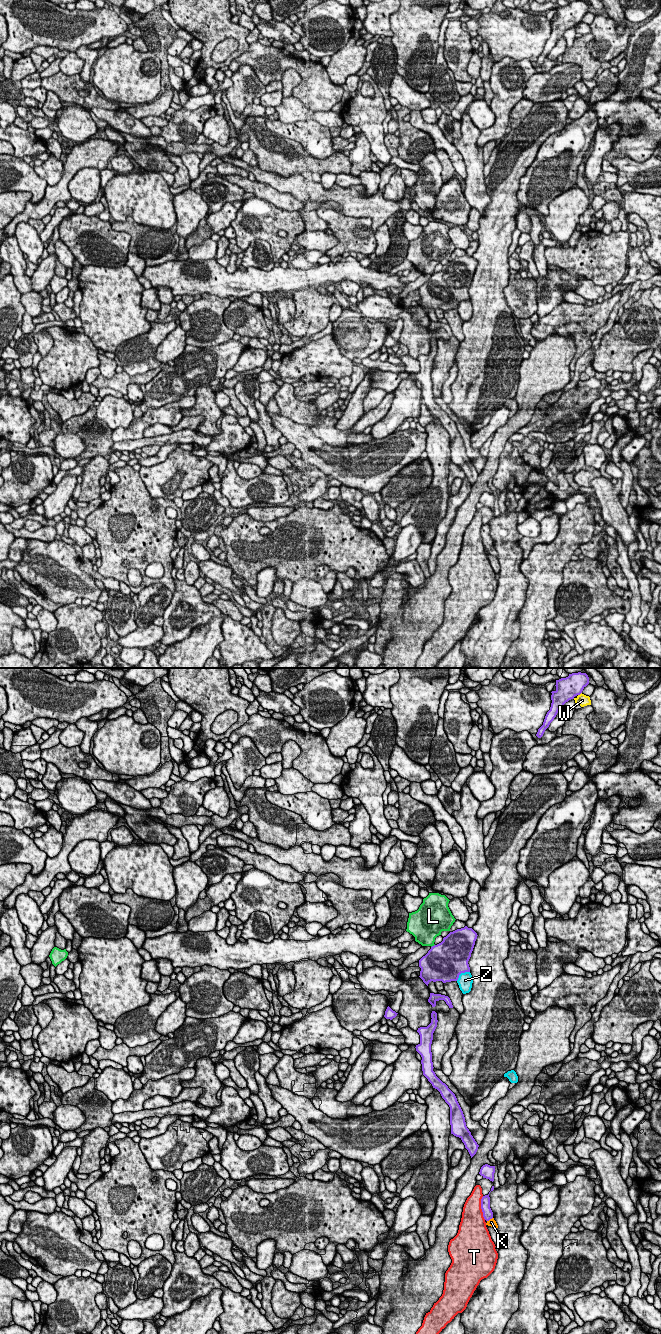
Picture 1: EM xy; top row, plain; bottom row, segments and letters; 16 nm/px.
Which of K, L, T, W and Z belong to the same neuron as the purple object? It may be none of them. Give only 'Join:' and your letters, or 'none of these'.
Join: K

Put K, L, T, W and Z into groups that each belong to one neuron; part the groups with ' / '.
K / L / T / W / Z

